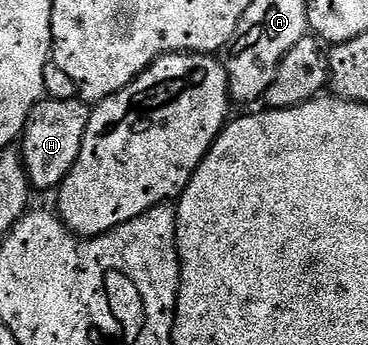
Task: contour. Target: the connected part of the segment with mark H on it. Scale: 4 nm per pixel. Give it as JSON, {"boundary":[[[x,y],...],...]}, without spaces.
{"boundary":[[[43,99],[35,105],[26,120],[26,128],[20,138],[20,152],[26,174],[35,190],[50,189],[61,185],[62,180],[72,171],[80,155],[84,131],[88,127],[91,106],[81,99],[52,101]]]}

